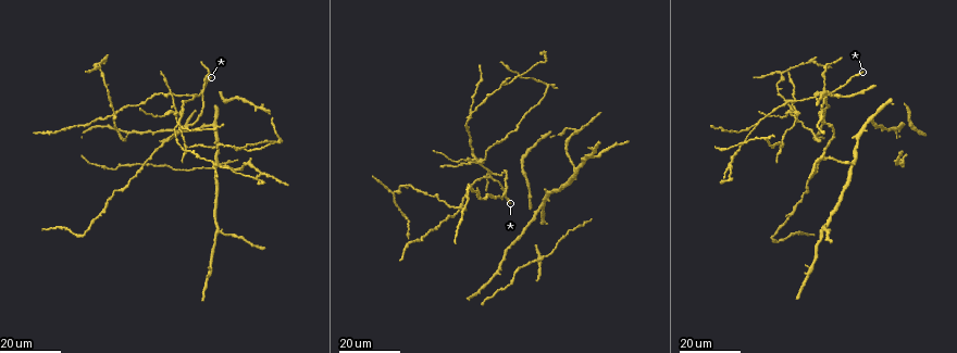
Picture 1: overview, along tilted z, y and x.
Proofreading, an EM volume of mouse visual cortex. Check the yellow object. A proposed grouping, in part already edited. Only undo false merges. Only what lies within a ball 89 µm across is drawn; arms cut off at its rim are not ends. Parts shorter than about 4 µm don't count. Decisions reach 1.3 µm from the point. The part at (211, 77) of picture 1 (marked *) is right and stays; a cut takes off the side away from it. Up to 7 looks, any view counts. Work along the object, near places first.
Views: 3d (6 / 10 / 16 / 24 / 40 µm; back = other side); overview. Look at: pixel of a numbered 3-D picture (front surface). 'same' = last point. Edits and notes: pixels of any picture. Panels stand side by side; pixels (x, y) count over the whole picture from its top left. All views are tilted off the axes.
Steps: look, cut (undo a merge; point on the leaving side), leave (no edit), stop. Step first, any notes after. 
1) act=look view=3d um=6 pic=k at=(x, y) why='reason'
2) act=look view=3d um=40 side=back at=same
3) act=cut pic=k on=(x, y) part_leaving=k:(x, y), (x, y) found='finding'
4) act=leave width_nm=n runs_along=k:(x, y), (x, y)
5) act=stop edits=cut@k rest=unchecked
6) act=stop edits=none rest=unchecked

act=look view=3d um=16 pic=1 at=(220, 231) why='a fork'

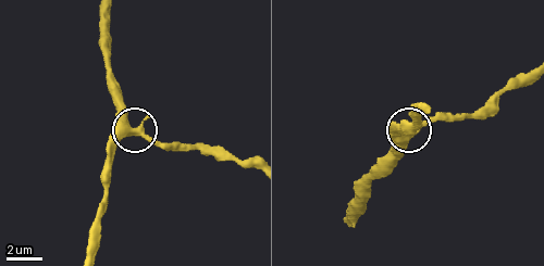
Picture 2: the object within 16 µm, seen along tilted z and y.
act=look view=3d um=6 pic=2 at=(136, 130)

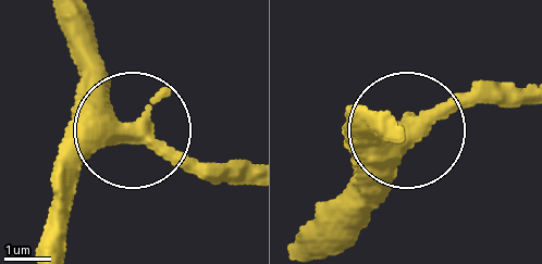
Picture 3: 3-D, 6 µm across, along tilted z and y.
act=leave found='one cell here'

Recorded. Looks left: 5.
act=look view=3d um=24 pic=1 at=(188, 147) why='arms part here'

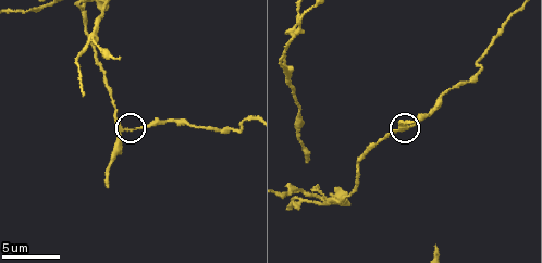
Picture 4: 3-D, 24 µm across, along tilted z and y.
act=look view=3d um=6 pic=4 at=(124, 130) why='closer look'

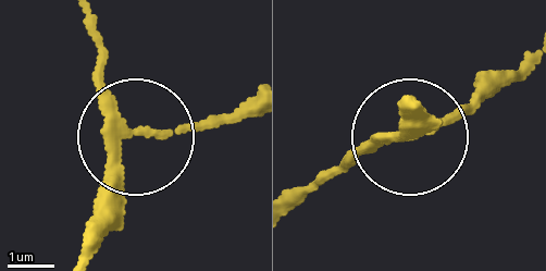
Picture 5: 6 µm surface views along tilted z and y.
act=cut pic=5 on=(114, 188) part_leaving=5:(114, 119), (92, 19) found='two cells meet here'

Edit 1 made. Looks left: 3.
act=look view=3d um=16 pic=1 at=(727, 165) why='arms part here'

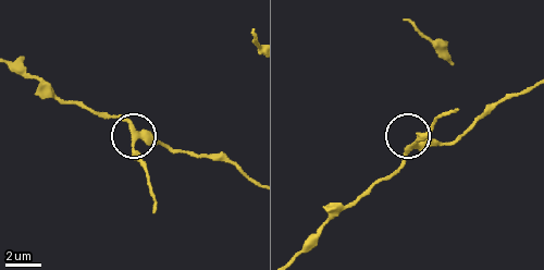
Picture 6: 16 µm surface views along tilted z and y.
act=look view=3d um=10 pic=6 at=(420, 143) why='zoom in'

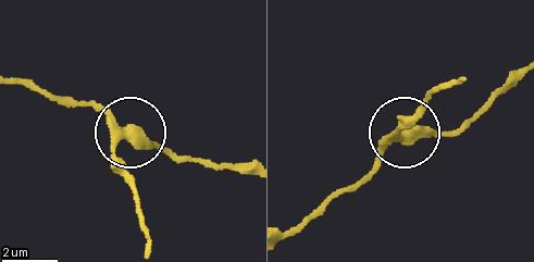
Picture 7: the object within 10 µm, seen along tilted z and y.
act=leave width_nm=350 runs_along=7:(13, 77), (122, 125), (126, 135), (114, 152), (125, 177) found='continuous, no second cell'

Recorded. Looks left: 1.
act=look view=3d um=10 pic=4 at=(90, 36) why='a fork'

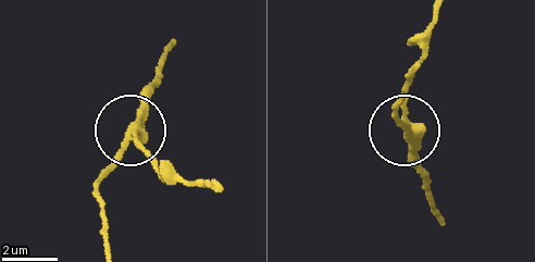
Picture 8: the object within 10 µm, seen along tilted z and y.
act=leave width_nm=290 runs_along=8:(166, 49), (134, 121), (161, 177) found='continuous, no second cell'

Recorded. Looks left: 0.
act=stop edits=cut@5 rest=unchecked

